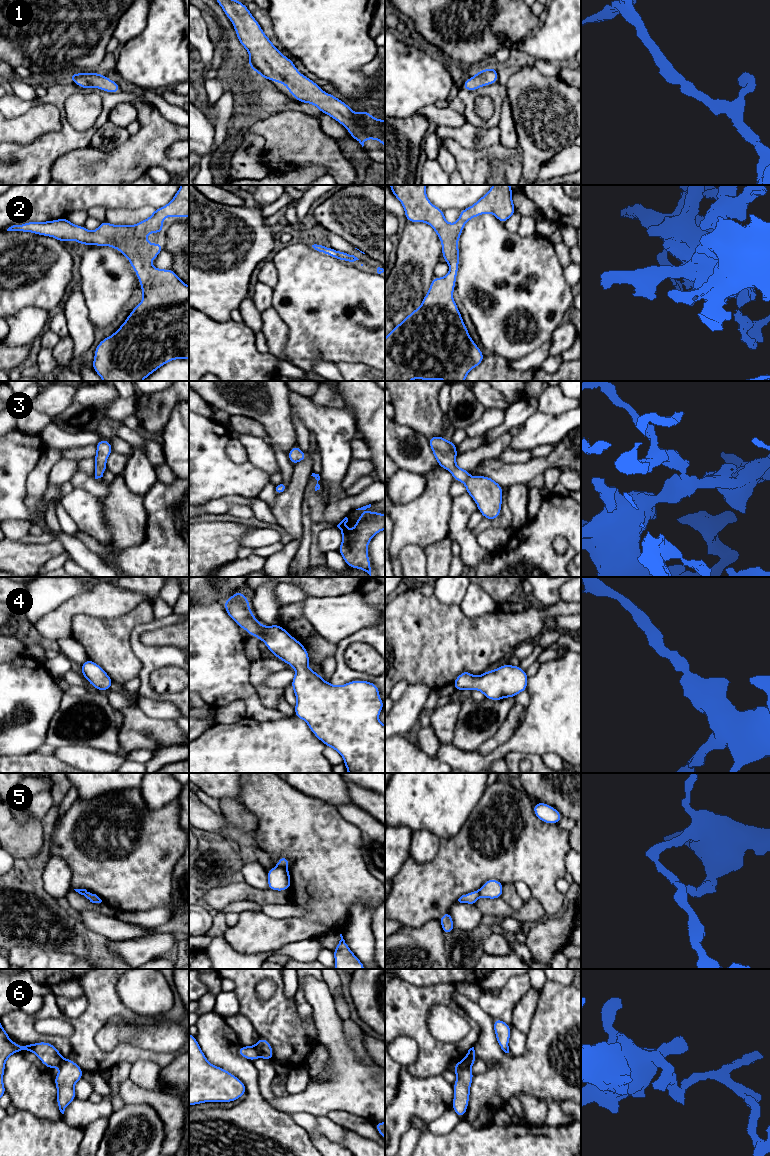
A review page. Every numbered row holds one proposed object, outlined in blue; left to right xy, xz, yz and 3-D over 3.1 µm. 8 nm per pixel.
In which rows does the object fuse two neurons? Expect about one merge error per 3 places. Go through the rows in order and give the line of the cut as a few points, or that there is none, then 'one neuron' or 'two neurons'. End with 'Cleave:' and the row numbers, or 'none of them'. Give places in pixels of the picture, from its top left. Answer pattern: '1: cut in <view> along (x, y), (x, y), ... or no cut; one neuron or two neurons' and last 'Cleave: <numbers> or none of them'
1: no cut; one neuron
2: no cut; one neuron
3: no cut; one neuron
4: no cut; one neuron
5: cut in xz along (277, 865), (285, 868); two neurons
6: cut in xz along (254, 1046), (260, 1056); two neurons
Cleave: 5, 6

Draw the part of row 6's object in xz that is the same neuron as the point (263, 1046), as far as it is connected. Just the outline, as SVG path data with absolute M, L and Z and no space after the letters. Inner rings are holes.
M258 1038L255 1045L261 1058L271 1061L273 1059L273 1050L268 1040Z

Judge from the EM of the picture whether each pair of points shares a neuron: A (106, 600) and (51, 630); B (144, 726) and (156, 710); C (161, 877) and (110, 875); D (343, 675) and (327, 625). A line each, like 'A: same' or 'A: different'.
A: same
B: different
C: same
D: different

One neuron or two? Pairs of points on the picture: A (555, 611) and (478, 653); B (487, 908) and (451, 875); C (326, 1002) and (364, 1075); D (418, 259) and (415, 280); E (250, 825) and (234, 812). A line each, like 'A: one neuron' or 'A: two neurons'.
A: one neuron
B: two neurons
C: one neuron
D: one neuron
E: one neuron

